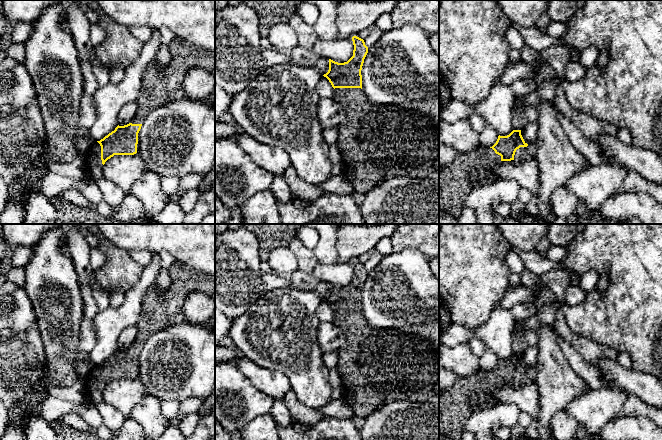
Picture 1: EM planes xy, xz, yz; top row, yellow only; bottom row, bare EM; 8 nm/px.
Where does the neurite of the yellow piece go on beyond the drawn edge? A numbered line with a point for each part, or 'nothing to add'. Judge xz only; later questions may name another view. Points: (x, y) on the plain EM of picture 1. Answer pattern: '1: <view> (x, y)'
1: xz (378, 366)

